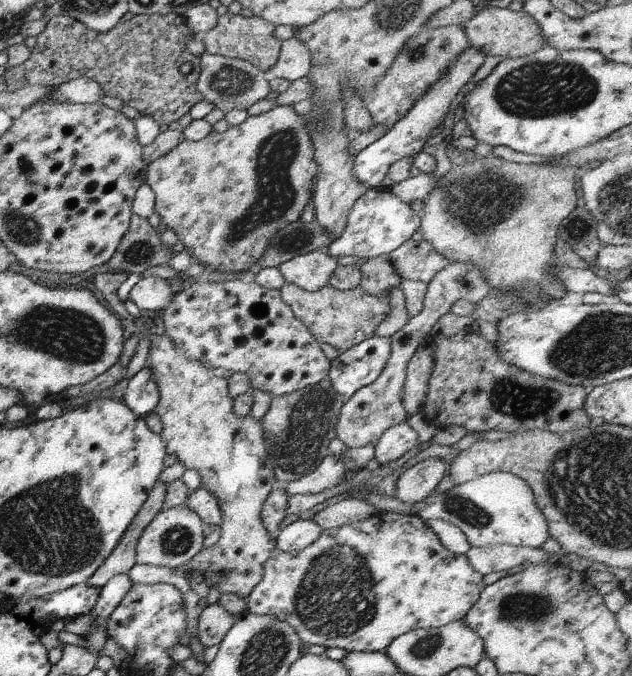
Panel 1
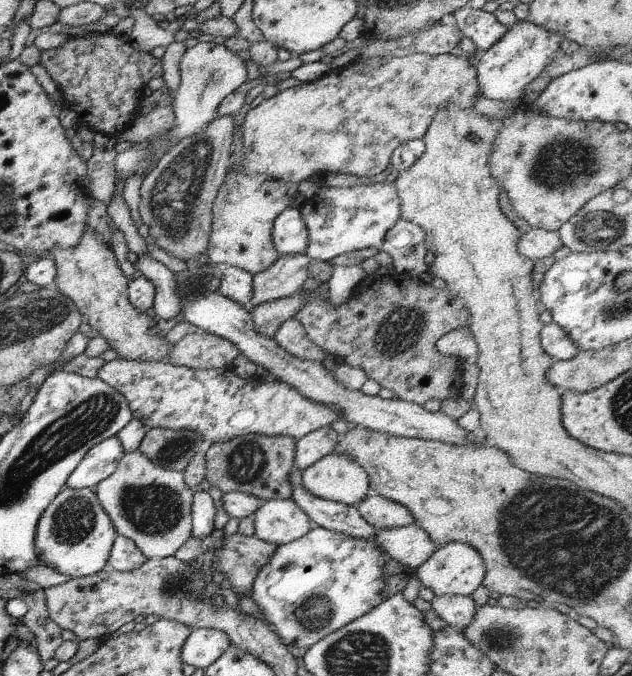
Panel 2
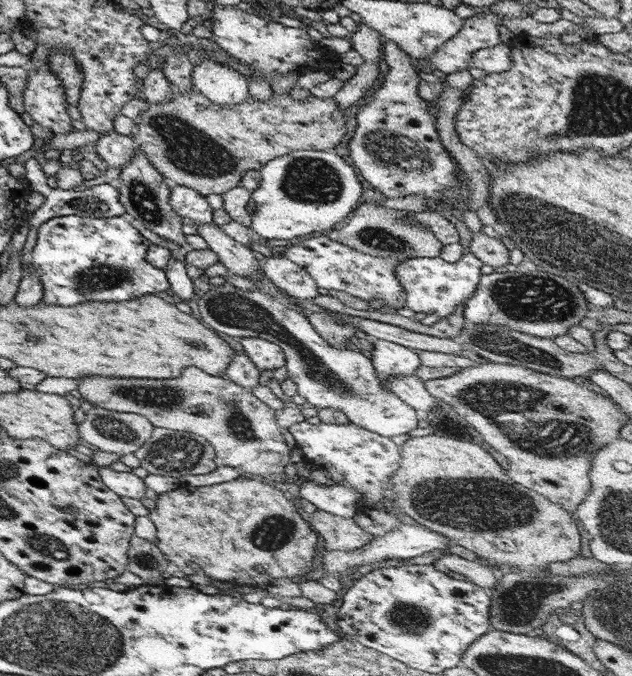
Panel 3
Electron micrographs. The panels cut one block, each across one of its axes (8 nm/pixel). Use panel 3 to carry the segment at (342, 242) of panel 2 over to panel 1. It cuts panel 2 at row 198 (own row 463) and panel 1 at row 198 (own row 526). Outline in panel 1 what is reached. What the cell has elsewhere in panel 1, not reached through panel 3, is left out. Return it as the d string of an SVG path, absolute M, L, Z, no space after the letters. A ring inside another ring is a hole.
M388 188L370 189L352 207L347 225L328 253L338 262L368 261L374 257L388 256L395 248L402 246L421 226L421 218L408 203L394 196Z

